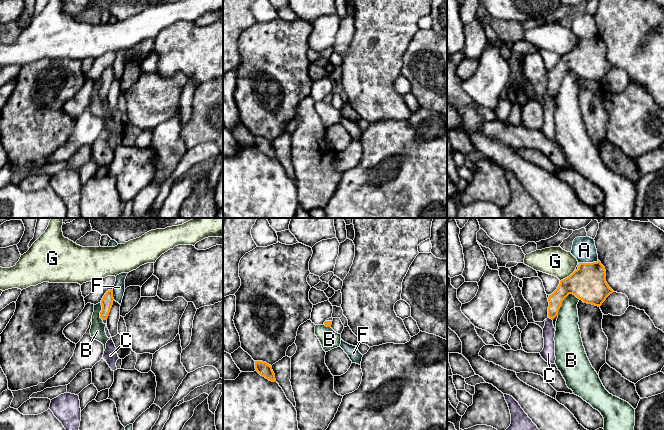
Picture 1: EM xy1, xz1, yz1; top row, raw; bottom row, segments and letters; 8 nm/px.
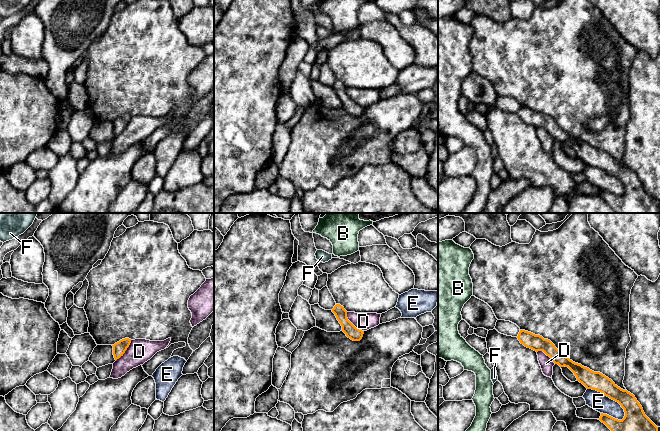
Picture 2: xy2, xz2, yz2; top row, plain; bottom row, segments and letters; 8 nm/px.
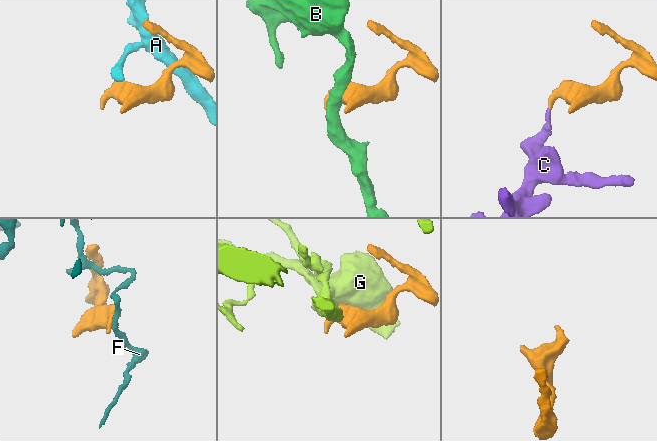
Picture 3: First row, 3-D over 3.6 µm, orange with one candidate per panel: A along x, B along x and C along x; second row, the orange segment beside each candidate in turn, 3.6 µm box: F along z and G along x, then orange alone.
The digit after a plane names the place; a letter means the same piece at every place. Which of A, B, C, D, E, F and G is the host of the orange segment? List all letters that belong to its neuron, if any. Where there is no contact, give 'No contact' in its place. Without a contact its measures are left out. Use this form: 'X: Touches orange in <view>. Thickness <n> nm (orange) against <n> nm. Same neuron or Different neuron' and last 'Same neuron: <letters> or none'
A: Touches orange in yz1. Thickness 280 nm (orange) against 190 nm. Different neuron
B: Touches orange in yz1. Thickness 280 nm (orange) against 190 nm. Different neuron
C: Touches orange in yz1. Thickness 120 nm (orange) against 100 nm. Same neuron
D: Touches orange in xz2. Thickness 100 nm (orange) against 140 nm. Different neuron
E: Touches orange in yz2. Thickness 170 nm (orange) against 150 nm. Different neuron
F: Touches orange in xy1. Thickness 100 nm (orange) against 100 nm. Different neuron
G: Touches orange in yz1. Thickness 280 nm (orange) against 240 nm. Different neuron
Same neuron: C

